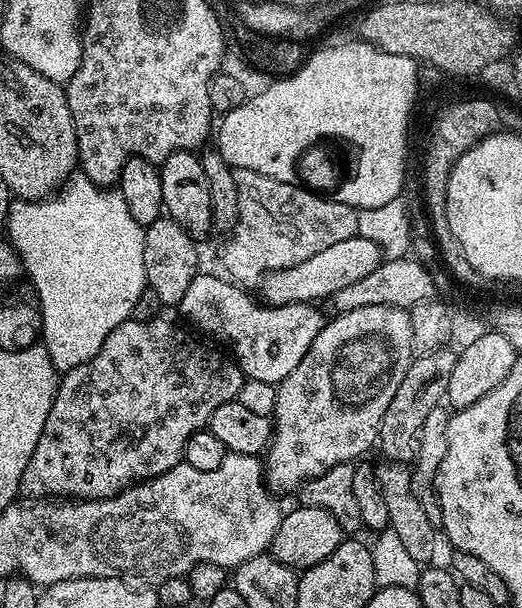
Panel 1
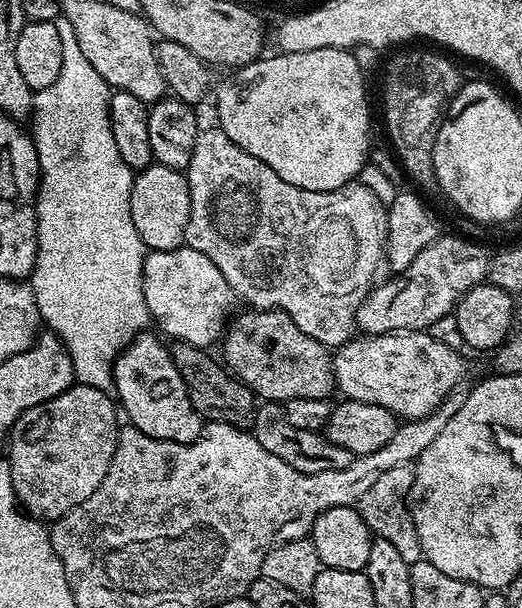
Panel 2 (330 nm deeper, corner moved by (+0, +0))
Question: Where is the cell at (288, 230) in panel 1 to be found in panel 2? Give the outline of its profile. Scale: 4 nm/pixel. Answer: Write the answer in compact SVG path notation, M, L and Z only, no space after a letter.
M219 126L205 127L201 131L199 138L194 142L194 154L190 158L190 166L186 169L186 175L190 186L190 222L186 226L184 235L187 247L206 254L206 258L210 258L210 262L214 262L214 266L222 270L222 278L230 282L237 297L243 303L244 300L248 303L245 305L256 310L276 308L279 312L284 312L290 318L294 318L298 330L310 334L310 338L322 342L329 350L335 350L346 341L353 339L358 306L368 297L368 293L377 283L376 275L379 274L380 267L383 269L386 264L384 240L388 237L388 210L385 204L378 202L377 196L371 190L366 190L366 186L358 182L343 184L338 190L329 192L302 190L298 186L290 186L290 182L282 182L282 178L278 178L278 174L274 174L274 170L270 170L266 162L258 162L254 154L246 154L246 150L230 142L230 138Z

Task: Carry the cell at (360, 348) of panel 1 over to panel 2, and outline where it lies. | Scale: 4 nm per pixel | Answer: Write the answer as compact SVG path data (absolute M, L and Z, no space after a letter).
M437 236L406 270L389 275L389 280L377 283L368 297L362 301L356 311L356 328L365 336L384 336L387 332L423 332L430 327L436 319L453 315L457 302L464 297L466 290L476 284L485 283L488 279L488 266L490 252L480 244L467 240L464 236Z

